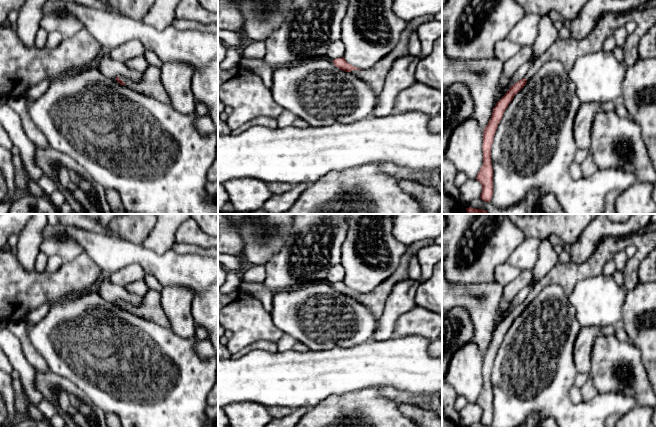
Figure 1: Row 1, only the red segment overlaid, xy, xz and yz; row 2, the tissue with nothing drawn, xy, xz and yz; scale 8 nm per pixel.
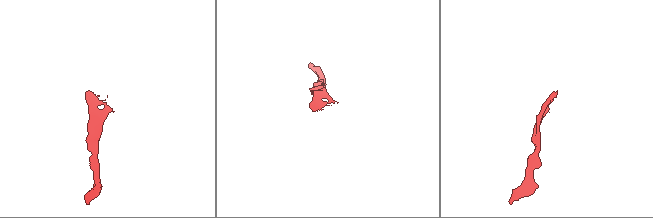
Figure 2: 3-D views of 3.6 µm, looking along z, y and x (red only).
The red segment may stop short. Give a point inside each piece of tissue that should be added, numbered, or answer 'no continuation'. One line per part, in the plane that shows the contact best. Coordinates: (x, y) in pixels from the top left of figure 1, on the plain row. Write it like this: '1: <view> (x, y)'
1: xz (375, 300)

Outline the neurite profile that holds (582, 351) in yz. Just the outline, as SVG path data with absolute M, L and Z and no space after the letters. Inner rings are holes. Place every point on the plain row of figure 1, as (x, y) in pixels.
M581 326L573 347L573 361L577 373L589 373L594 342L599 336L597 327Z

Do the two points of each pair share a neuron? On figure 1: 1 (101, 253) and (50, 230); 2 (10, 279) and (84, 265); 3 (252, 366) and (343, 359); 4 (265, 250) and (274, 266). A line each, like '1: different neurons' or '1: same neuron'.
1: same neuron
2: same neuron
3: same neuron
4: different neurons

